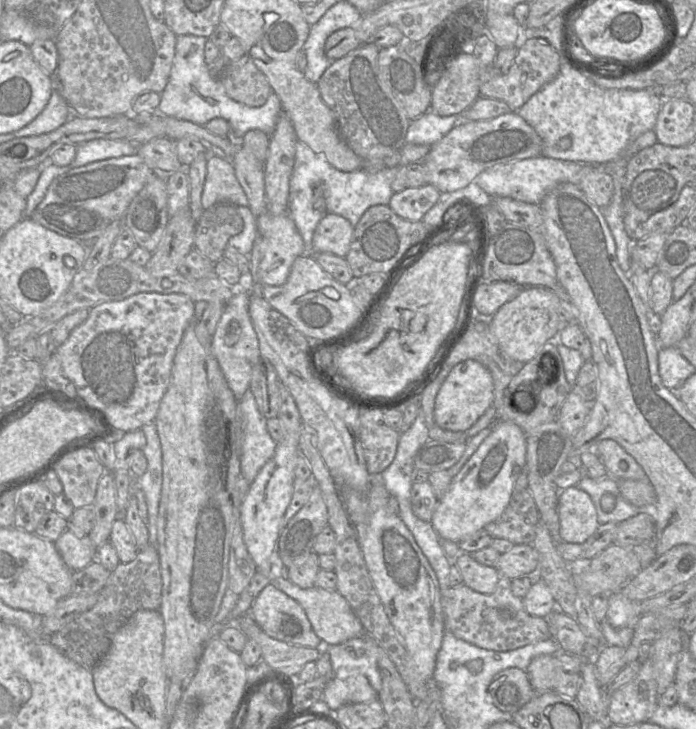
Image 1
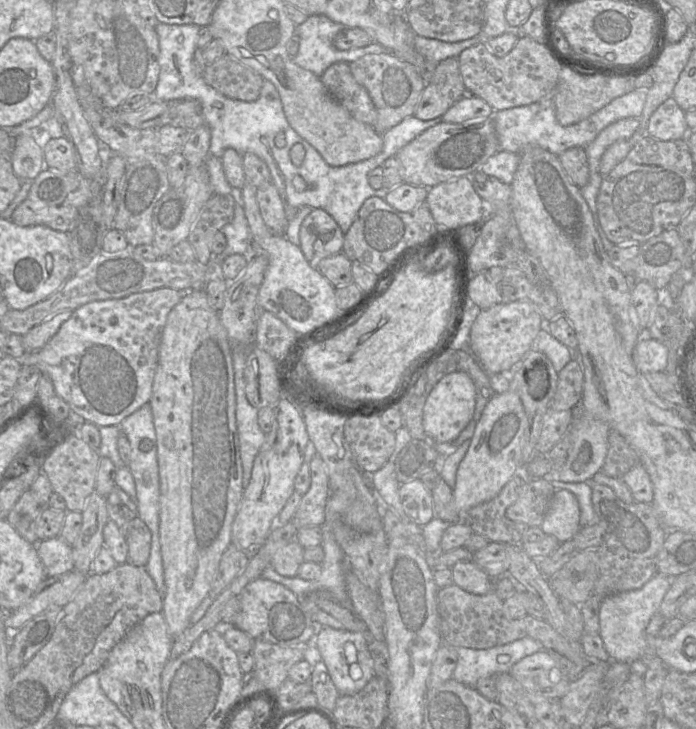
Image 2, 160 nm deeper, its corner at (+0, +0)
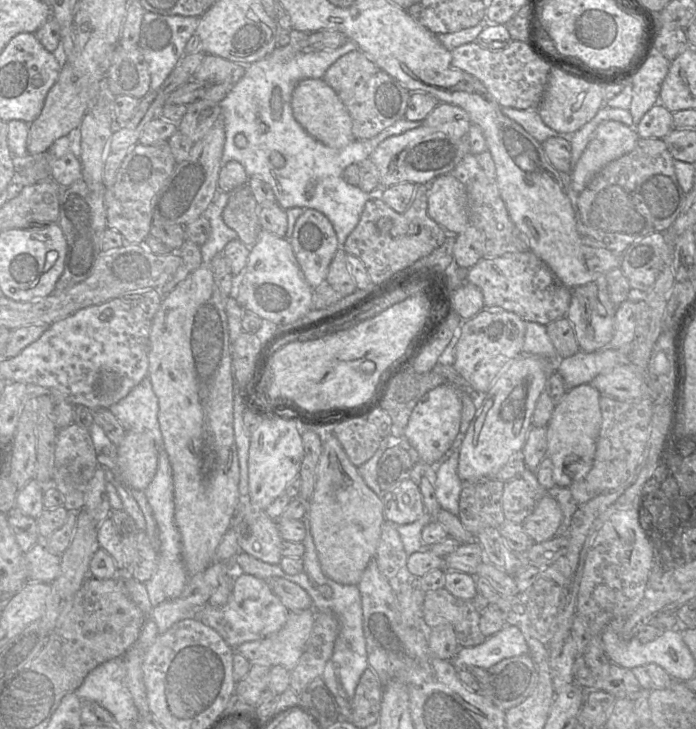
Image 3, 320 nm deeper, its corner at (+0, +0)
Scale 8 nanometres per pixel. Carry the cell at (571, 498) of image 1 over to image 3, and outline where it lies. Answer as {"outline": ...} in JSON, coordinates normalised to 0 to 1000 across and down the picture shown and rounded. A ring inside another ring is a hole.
{"outline":[[[779,680],[749,719],[769,745],[776,745],[799,734],[807,711],[802,689],[792,680]]]}

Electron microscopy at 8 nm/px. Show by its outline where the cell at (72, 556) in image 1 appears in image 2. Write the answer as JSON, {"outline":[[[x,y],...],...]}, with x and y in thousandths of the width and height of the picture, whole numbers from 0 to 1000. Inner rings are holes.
{"outline":[[[85,735],[56,742],[53,759],[68,791],[78,791],[106,782],[103,749]]]}

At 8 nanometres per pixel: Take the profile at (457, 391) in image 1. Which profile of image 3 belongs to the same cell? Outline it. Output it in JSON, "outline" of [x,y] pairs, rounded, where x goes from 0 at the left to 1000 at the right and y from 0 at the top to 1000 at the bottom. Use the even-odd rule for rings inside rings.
{"outline":[[[647,527],[625,531],[601,550],[583,584],[582,598],[606,634],[621,638],[648,615],[661,593],[662,565],[659,536]]]}

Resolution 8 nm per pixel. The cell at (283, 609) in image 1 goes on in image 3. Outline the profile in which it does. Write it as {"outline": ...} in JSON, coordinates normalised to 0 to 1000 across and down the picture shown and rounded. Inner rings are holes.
{"outline":[[[338,783],[336,805],[326,829],[309,833],[299,827],[282,838],[280,848],[310,864],[329,886],[339,890],[351,881],[379,877],[399,867],[417,841],[382,796]]]}

